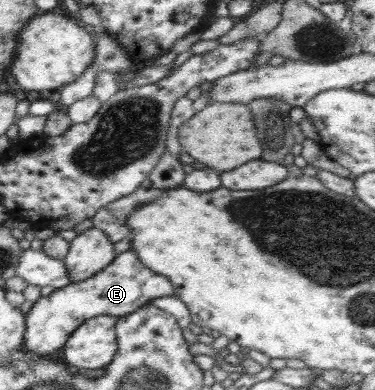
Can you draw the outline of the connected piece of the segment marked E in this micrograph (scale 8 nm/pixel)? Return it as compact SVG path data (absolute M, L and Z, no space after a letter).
M128 249L117 254L106 268L89 279L70 283L64 288L54 289L48 296L40 297L24 319L26 332L23 351L50 357L50 354L63 348L68 337L84 320L102 315L122 317L150 304L156 297L173 294L173 284L165 276L152 272L137 260L134 251Z

